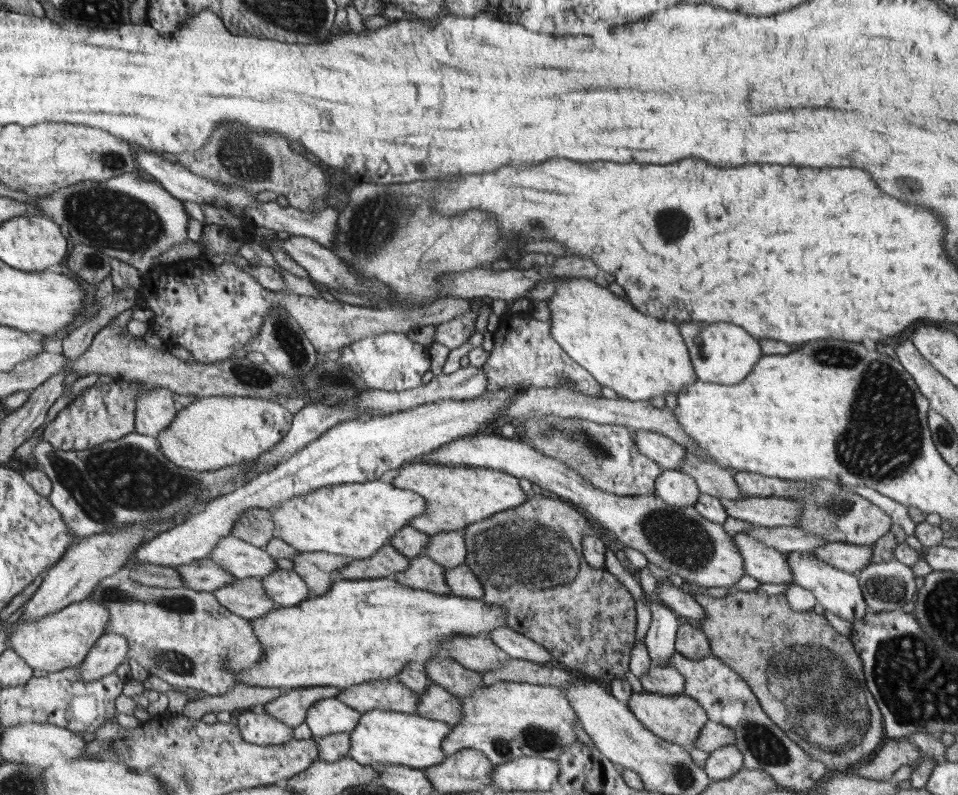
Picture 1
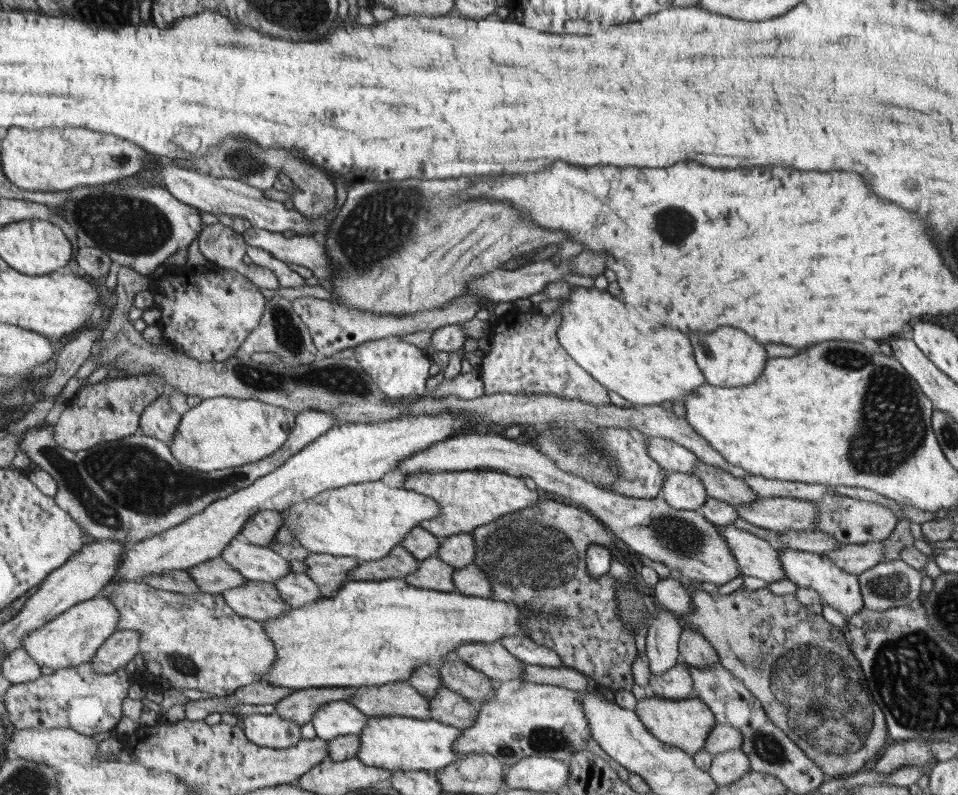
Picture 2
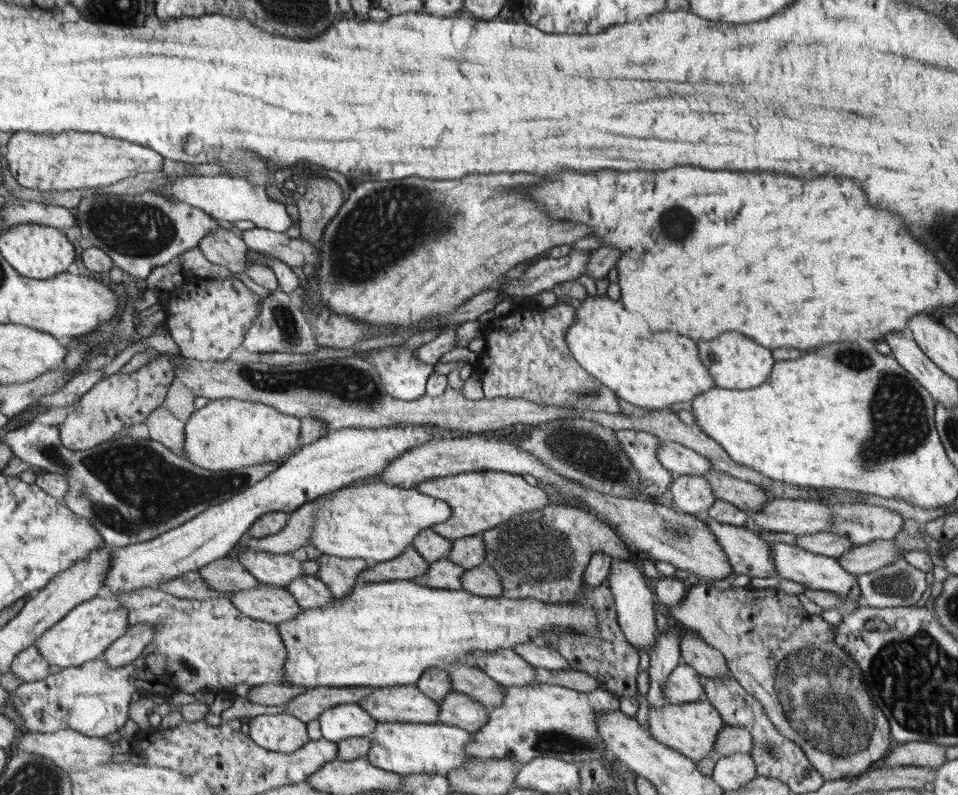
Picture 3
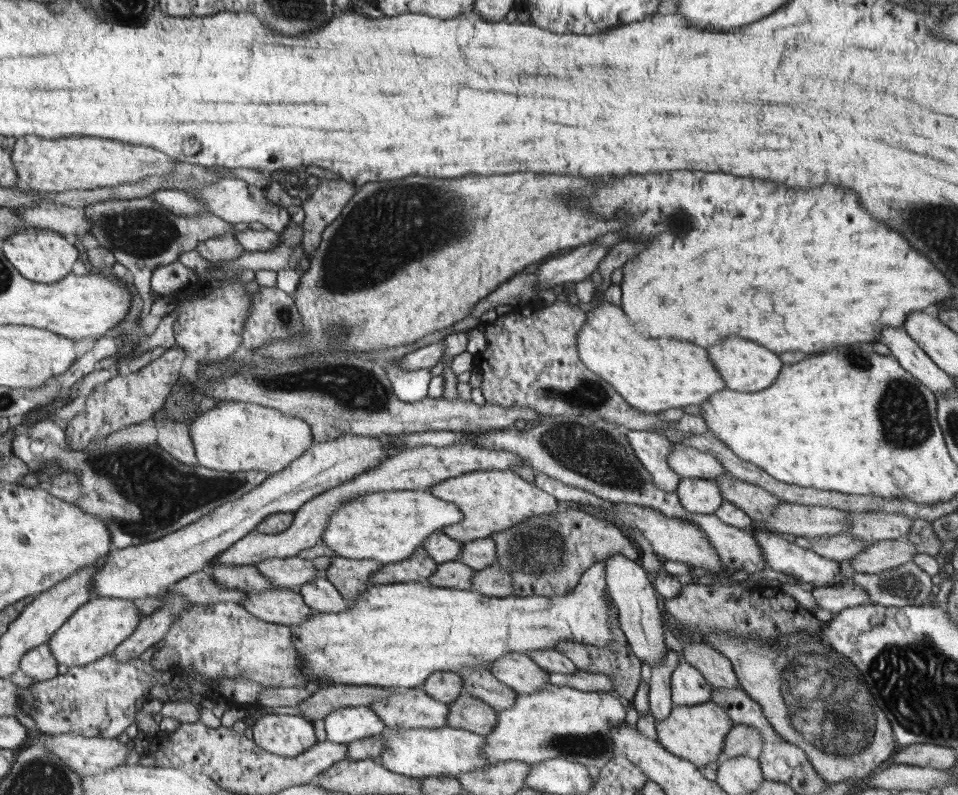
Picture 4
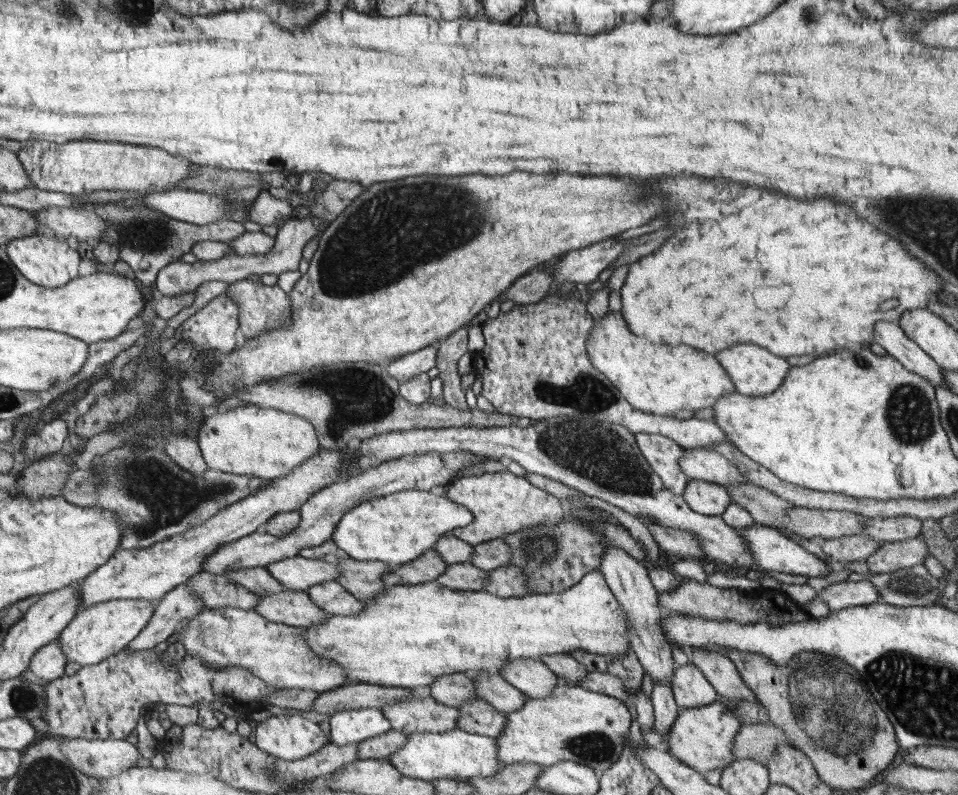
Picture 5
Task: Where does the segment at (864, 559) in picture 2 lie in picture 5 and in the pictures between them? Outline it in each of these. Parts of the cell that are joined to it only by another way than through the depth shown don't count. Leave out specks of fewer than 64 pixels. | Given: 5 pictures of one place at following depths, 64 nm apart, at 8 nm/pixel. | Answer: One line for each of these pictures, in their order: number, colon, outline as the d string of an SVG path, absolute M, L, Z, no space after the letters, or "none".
3: M877 540L865 546L853 546L847 554L835 558L841 568L853 576L861 576L873 570L879 570L883 566L891 566L893 562L901 560L905 552L899 552L899 548L891 540Z
4: M883 540L869 544L861 554L851 558L851 566L861 574L879 574L883 570L891 570L903 566L915 558L915 548L909 540Z
5: M913 538L905 542L885 542L877 550L877 554L865 558L865 562L873 574L885 574L897 572L901 568L911 568L917 564L921 566L927 556L927 544L921 538Z

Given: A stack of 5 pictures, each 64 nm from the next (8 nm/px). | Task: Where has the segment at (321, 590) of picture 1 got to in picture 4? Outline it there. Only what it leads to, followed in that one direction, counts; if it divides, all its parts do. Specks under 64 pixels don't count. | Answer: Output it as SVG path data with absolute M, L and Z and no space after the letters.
M331 558L329 568L325 570L325 580L335 584L335 590L355 602L371 584L371 576L381 570L383 564L375 560L349 560L349 558Z

